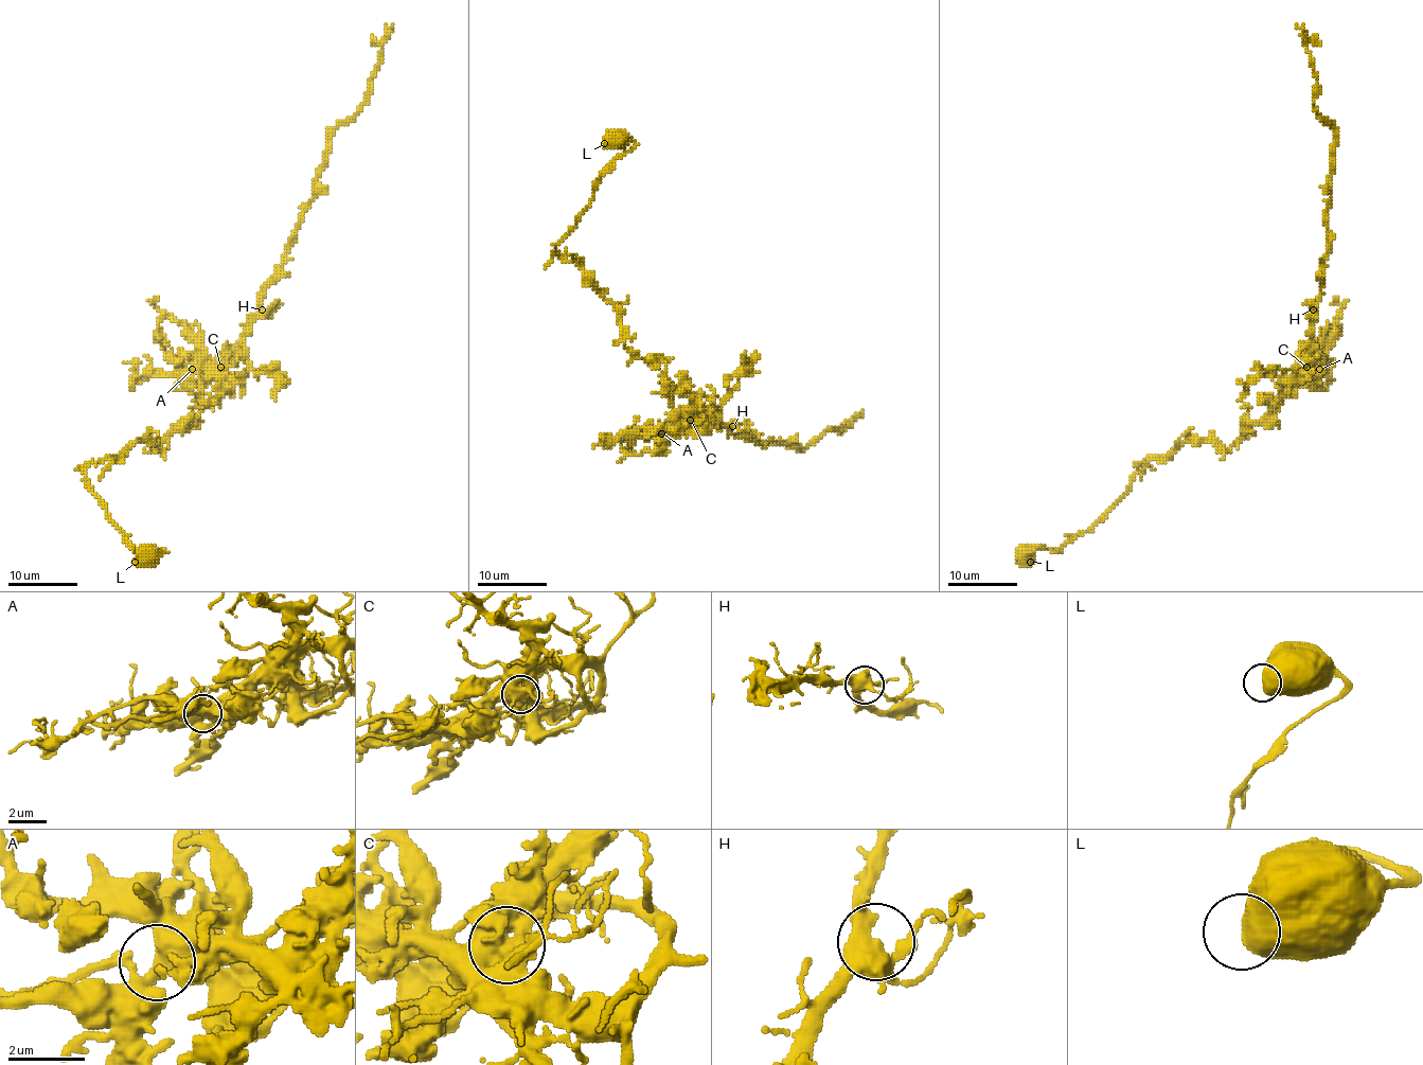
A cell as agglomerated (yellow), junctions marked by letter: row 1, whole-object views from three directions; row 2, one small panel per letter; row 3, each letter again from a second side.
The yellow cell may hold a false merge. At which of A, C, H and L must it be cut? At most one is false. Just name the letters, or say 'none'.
C

